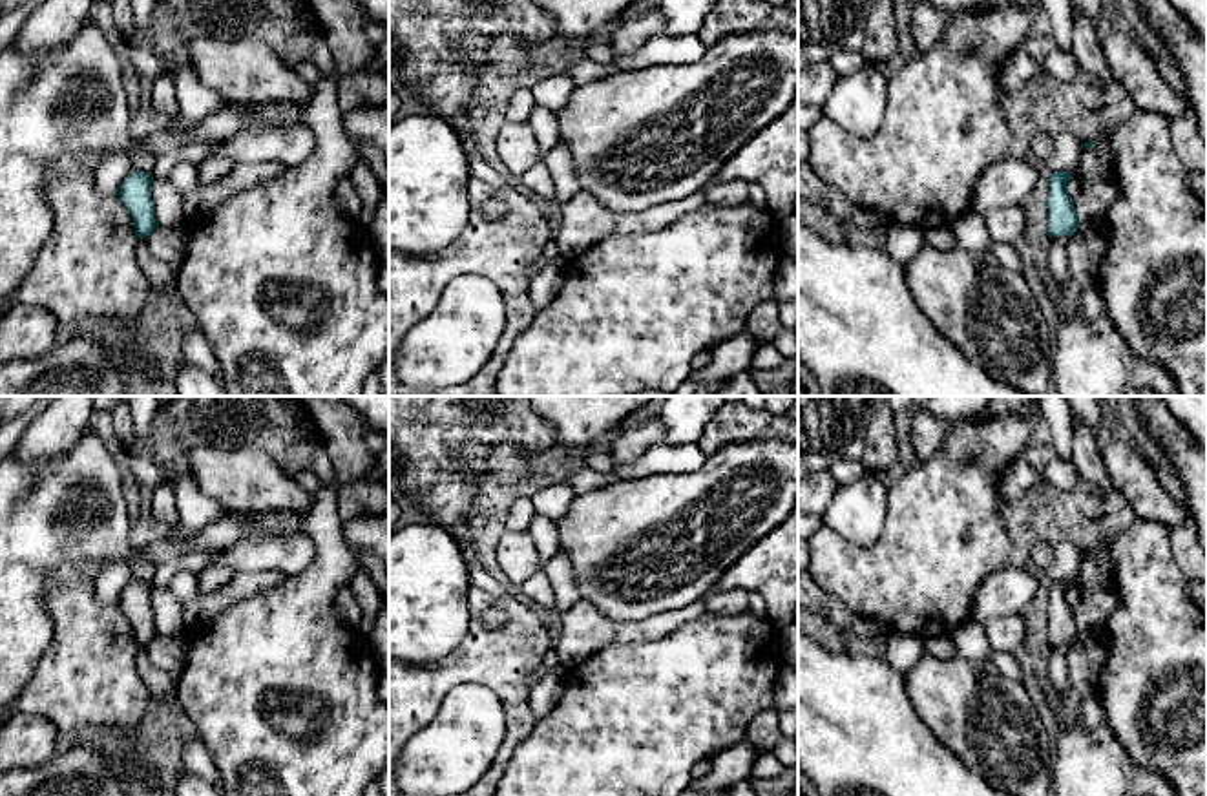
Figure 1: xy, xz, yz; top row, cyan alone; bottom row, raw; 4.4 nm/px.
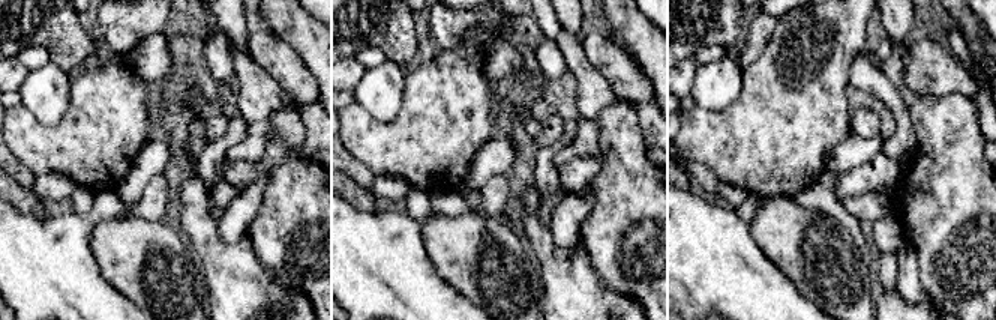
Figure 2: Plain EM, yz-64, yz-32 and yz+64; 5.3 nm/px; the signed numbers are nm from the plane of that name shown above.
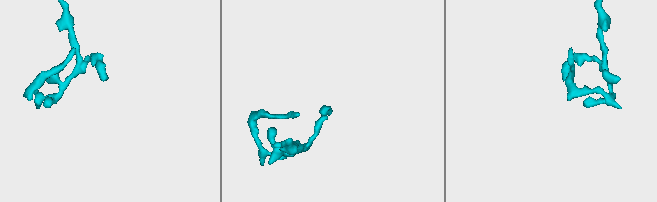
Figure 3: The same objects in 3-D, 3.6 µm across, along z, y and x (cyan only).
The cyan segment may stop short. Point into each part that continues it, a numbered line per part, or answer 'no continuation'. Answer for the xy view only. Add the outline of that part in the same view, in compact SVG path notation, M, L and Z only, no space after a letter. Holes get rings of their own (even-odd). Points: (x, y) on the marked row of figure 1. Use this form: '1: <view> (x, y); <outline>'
no continuation

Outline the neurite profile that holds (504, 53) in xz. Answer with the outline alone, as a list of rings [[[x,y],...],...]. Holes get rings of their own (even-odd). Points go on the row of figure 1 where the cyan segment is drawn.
[[[502,33],[488,42],[486,66],[504,75],[517,75],[537,64],[535,49],[520,42],[515,35]]]

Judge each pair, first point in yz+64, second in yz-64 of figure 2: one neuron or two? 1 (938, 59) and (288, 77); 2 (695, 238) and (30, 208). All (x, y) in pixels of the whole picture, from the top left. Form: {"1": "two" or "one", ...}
{"1": "one", "2": "two"}

